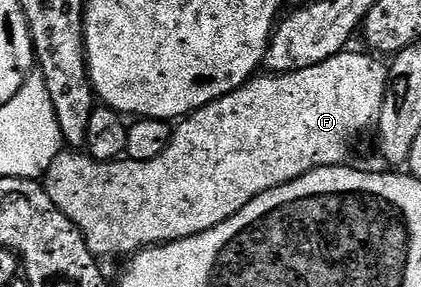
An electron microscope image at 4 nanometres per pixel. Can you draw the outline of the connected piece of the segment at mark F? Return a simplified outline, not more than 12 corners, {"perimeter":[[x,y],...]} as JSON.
{"perimeter":[[371,53],[253,77],[154,160],[61,152],[44,191],[90,252],[198,236],[349,161]]}

